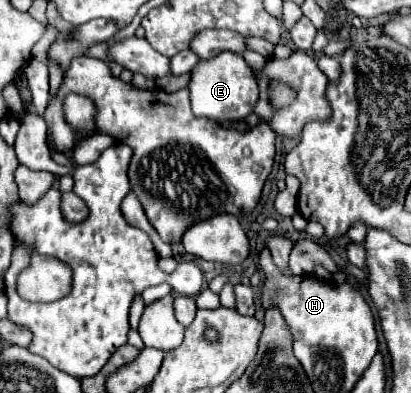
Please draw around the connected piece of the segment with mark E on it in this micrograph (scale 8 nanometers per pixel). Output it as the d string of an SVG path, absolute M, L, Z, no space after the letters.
M219 53L215 59L199 61L191 71L191 107L197 117L207 117L215 123L219 121L243 121L253 113L259 101L259 87L253 69L237 53Z

